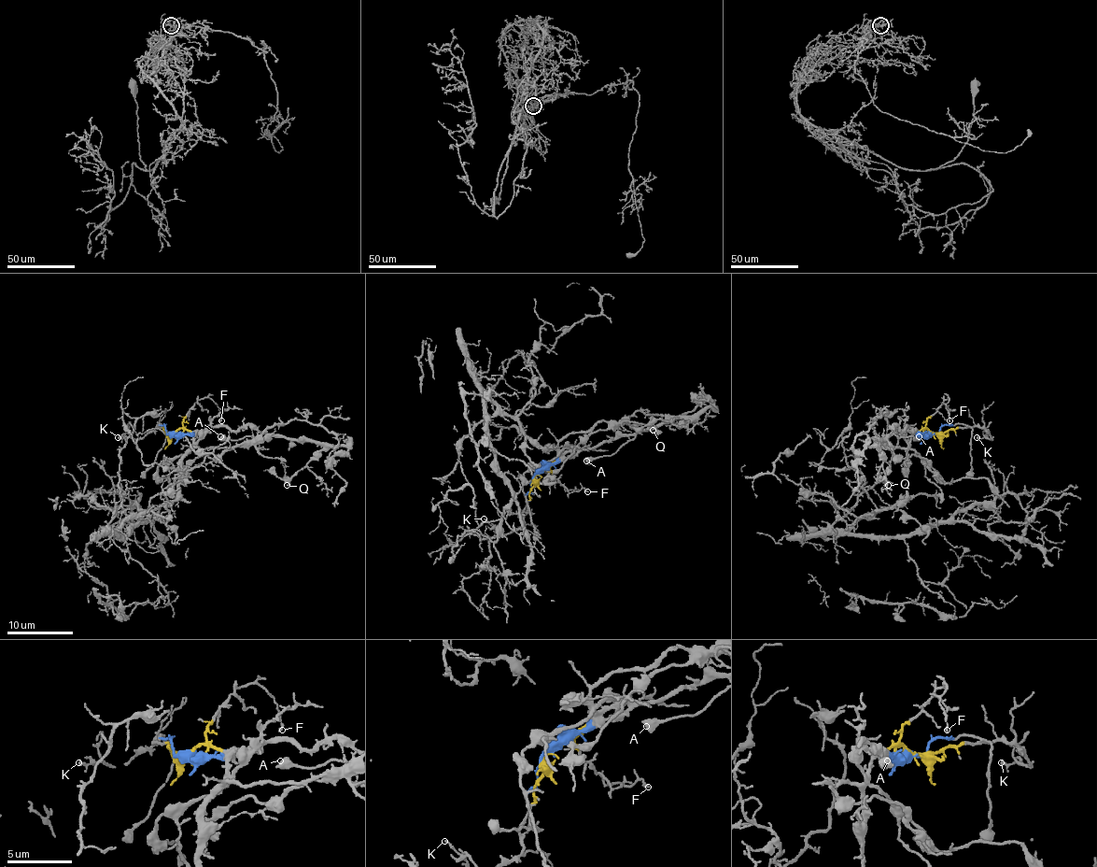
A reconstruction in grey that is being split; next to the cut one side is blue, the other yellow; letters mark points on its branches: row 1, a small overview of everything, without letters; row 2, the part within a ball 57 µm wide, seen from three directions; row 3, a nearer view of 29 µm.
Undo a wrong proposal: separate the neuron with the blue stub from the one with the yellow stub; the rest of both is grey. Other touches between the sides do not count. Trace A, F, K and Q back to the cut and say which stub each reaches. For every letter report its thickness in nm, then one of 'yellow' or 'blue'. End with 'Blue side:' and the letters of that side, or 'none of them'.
A: 650 nm | blue
F: 180 nm | yellow
K: 180 nm | yellow
Q: 170 nm | blue
Blue side: A, Q

